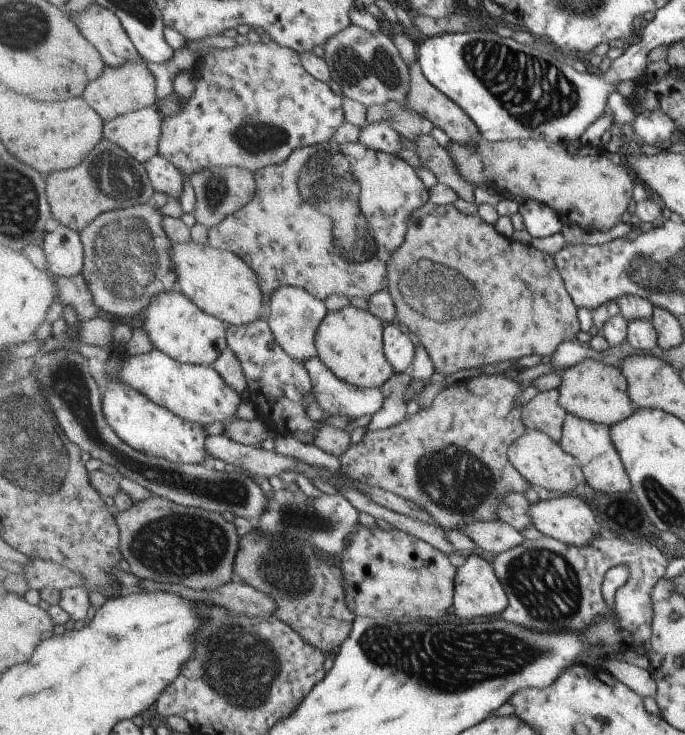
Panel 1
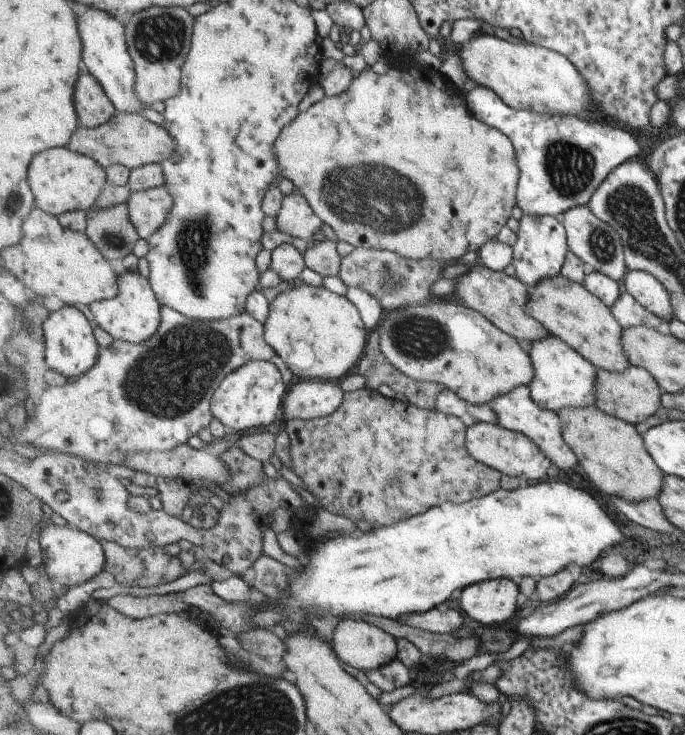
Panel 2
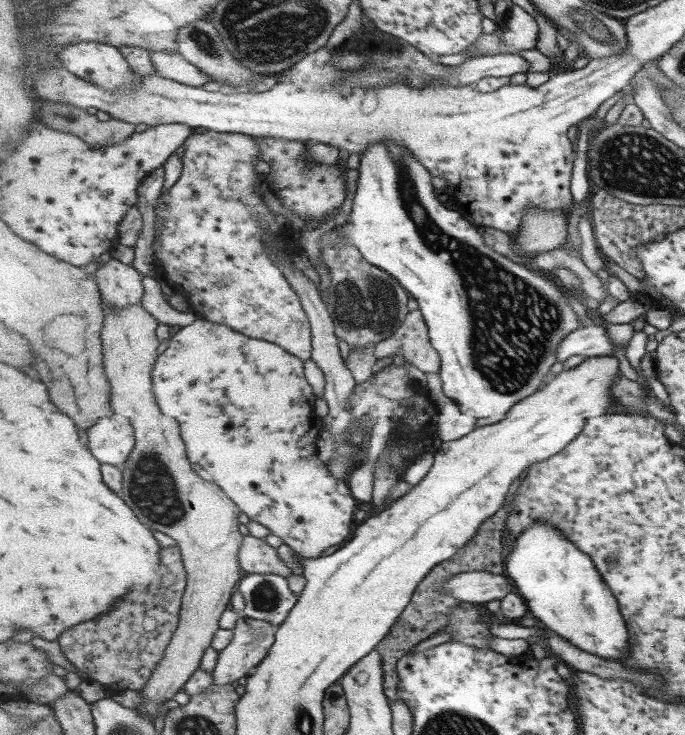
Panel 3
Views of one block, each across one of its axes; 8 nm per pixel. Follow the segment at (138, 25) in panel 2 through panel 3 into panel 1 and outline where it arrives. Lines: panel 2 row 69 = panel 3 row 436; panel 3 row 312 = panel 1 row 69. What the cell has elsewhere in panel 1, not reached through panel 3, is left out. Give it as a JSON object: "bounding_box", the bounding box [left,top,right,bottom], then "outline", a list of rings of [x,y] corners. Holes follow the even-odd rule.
{"bounding_box":[85,60,158,123],"outline":[[[130,60],[120,67],[106,66],[104,73],[87,85],[85,100],[97,110],[106,123],[122,114],[153,107],[157,100],[158,82],[146,64],[145,60]]]}

